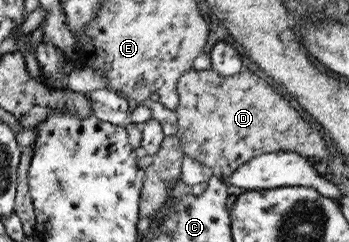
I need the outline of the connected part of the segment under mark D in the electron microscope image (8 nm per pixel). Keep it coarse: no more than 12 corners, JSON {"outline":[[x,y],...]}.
{"outline":[[257,72],[177,79],[183,154],[226,179],[250,158],[327,156]]}

